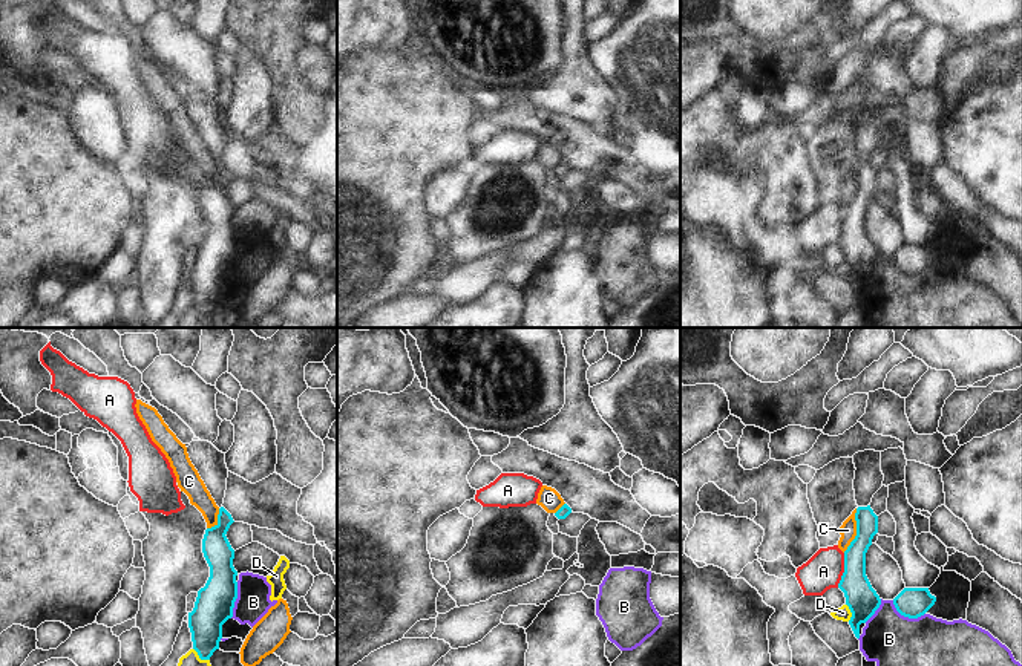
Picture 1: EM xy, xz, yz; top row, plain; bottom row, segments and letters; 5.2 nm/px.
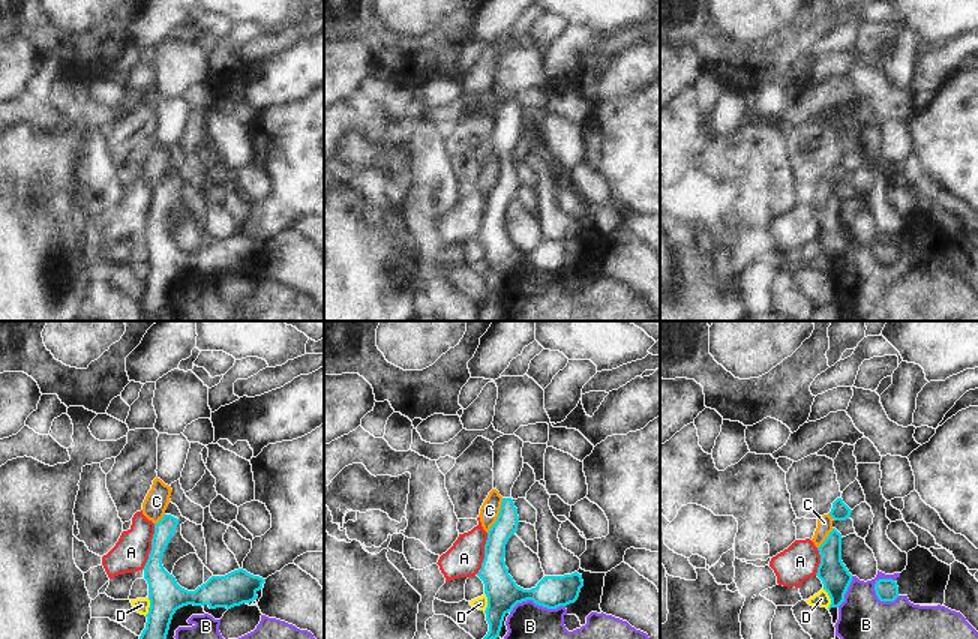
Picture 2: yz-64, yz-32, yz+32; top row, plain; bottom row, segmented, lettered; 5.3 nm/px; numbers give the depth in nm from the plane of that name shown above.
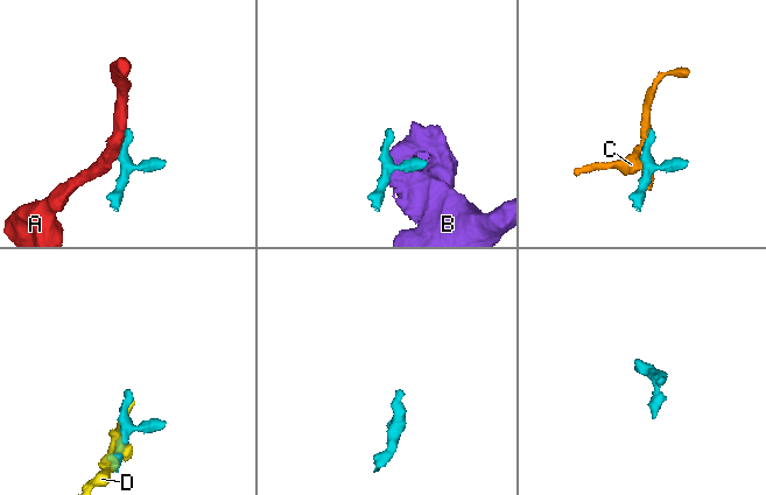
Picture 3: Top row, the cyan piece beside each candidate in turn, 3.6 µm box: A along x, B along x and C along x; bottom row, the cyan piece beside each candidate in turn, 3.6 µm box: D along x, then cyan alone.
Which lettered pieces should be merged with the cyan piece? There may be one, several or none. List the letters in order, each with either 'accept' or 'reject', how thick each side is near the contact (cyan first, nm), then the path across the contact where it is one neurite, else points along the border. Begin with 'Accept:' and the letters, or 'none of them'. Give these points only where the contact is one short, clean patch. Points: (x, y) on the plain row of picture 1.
Accept: none of them
A: reject | 160/190 nm | along yz (845, 210), (845, 228), (837, 244)
B: reject | 160/460 nm | along yz (892, 257), (894, 264), (904, 273), (920, 274), (924, 271)
C: reject | 130/90 nm | along yz (857, 166), (855, 195), (843, 208)
D: reject | 160/70 nm

